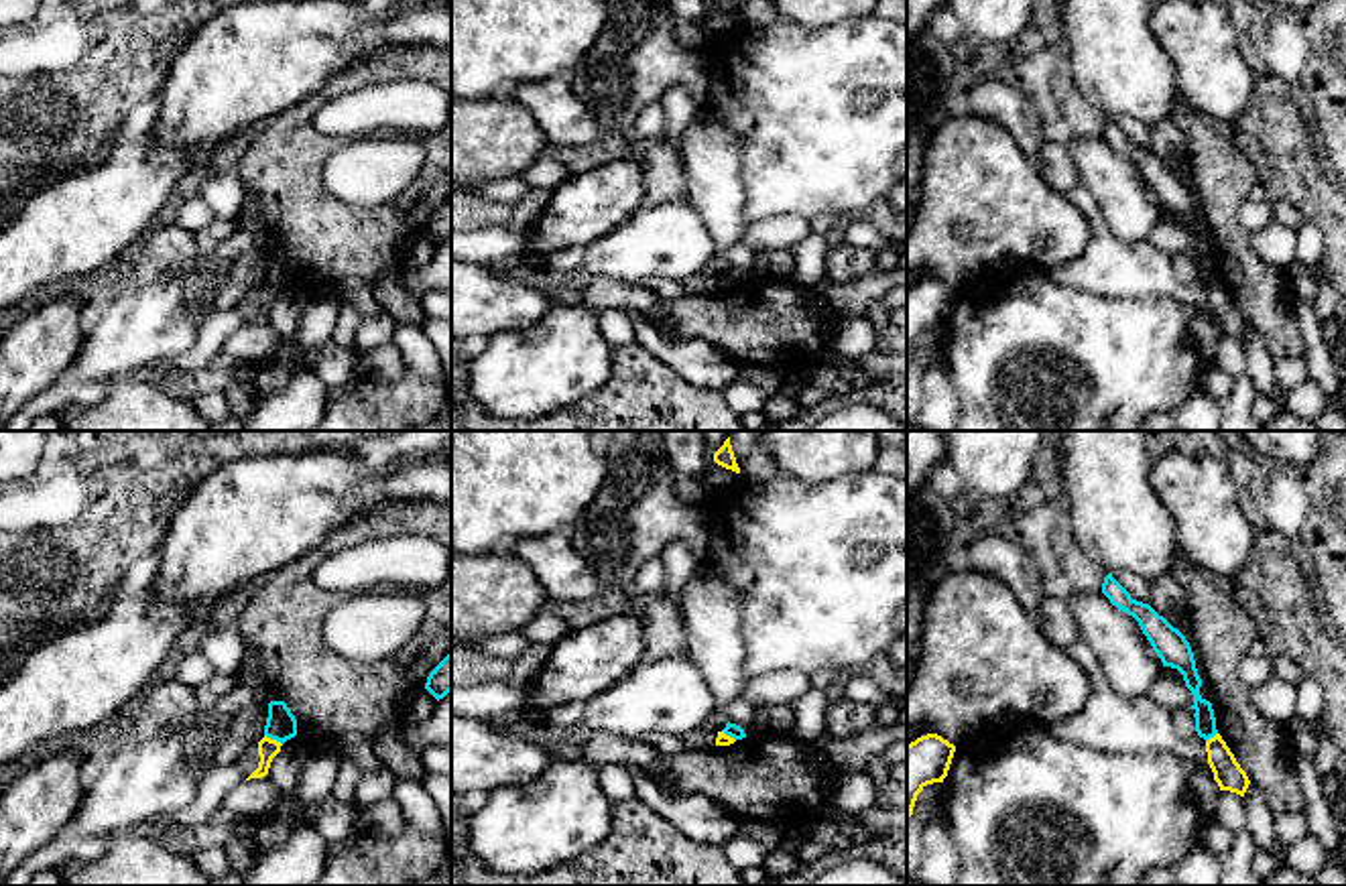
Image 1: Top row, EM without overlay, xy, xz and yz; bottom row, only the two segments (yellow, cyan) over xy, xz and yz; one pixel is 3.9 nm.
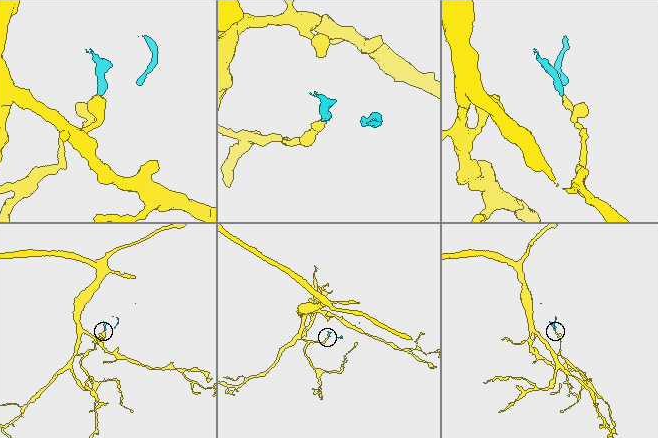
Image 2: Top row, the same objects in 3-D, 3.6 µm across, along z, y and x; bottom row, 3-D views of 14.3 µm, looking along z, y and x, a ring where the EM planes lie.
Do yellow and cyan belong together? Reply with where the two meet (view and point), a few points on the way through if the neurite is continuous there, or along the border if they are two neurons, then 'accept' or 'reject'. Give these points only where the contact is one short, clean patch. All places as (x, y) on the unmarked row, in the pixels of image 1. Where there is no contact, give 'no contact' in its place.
meets yellow in xy at (273, 285); border along xy (265, 279), (281, 289); reject

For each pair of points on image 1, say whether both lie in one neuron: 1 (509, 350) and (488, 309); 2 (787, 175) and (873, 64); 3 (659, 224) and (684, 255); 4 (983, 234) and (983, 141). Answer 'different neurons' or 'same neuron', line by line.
1: different neurons
2: same neuron
3: same neuron
4: same neuron

